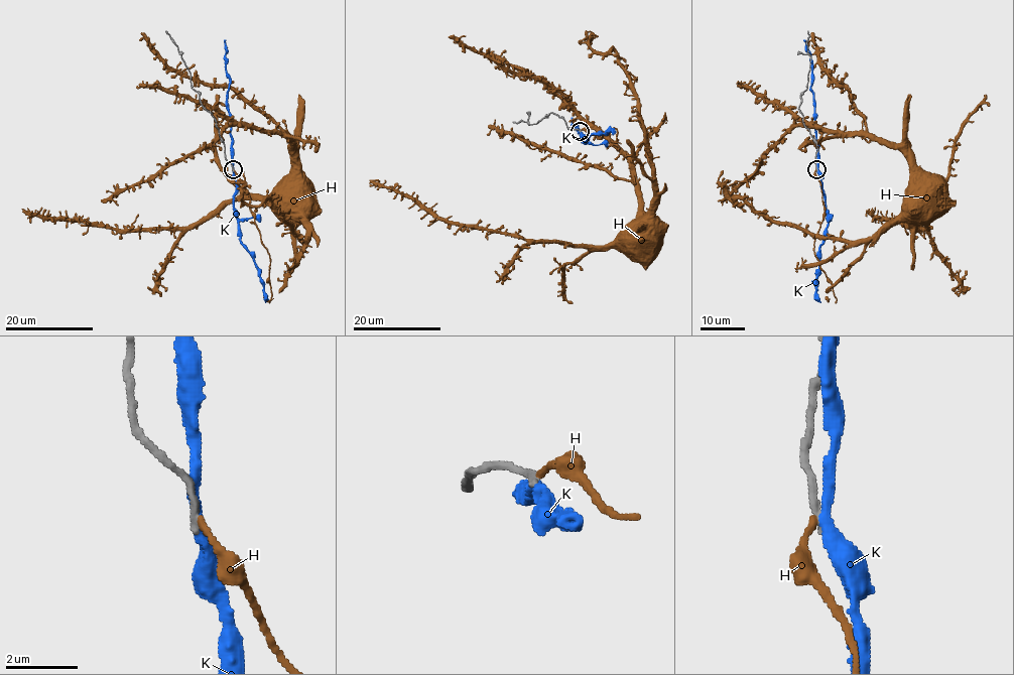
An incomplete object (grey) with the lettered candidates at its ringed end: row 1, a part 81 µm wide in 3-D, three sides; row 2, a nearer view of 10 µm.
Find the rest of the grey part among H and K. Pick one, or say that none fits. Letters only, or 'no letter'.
H

